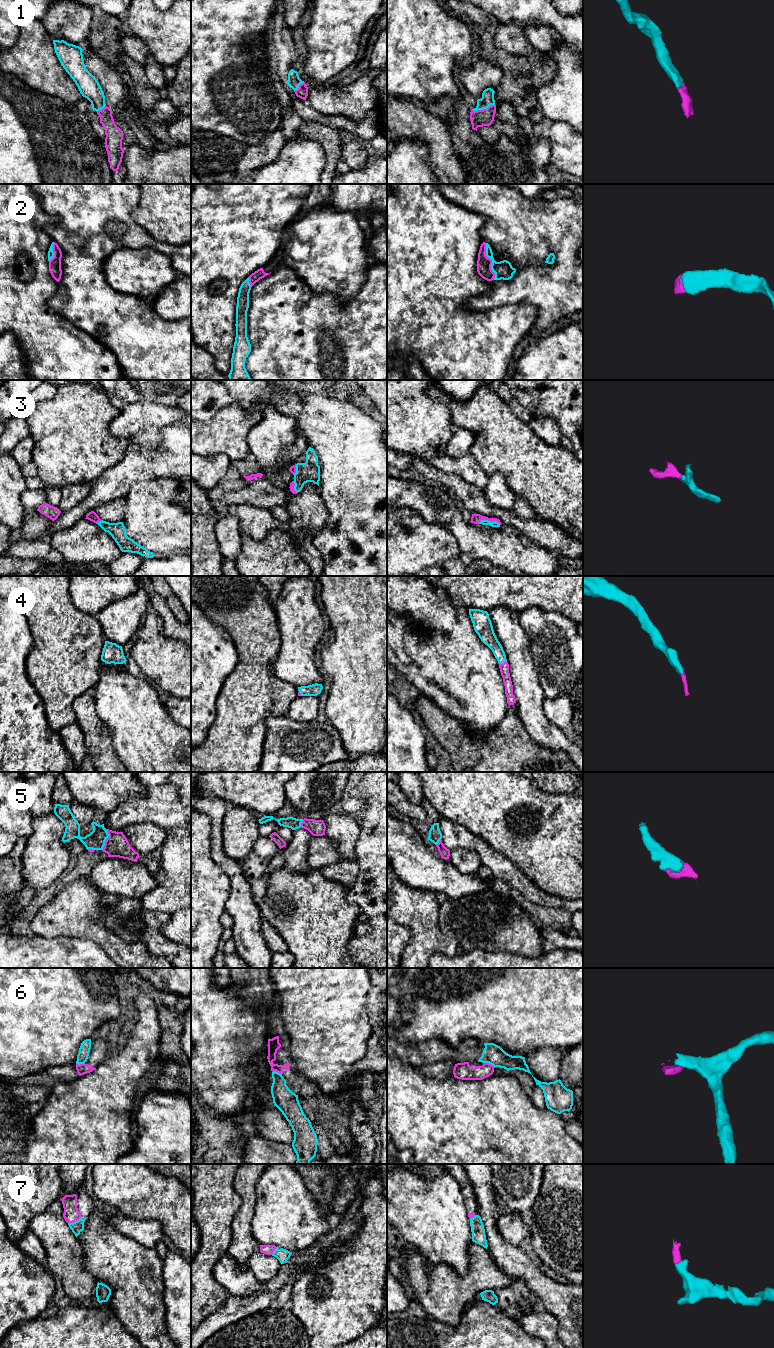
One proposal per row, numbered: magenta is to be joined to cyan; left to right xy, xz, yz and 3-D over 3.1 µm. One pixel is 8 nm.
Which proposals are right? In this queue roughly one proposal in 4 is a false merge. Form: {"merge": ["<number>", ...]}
{"merge": ["1", "2", "3", "4", "5", "7"]}

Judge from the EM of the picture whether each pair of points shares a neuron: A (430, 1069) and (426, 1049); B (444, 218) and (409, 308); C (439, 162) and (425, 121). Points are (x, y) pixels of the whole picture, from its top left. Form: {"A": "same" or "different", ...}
{"A": "different", "B": "same", "C": "same"}

